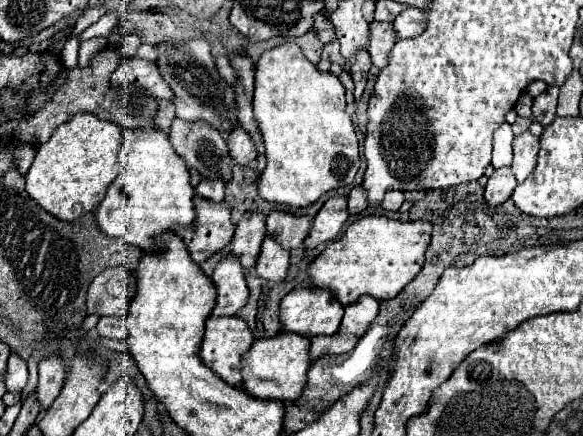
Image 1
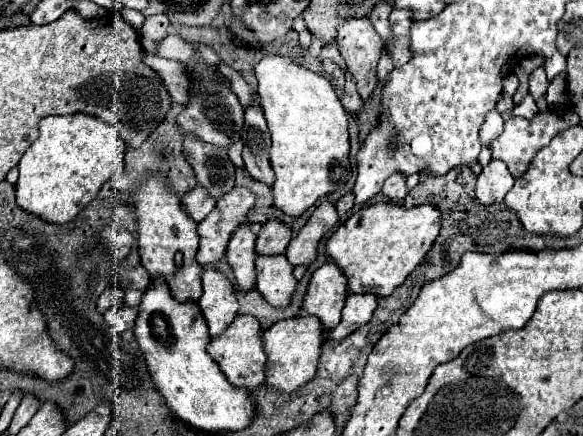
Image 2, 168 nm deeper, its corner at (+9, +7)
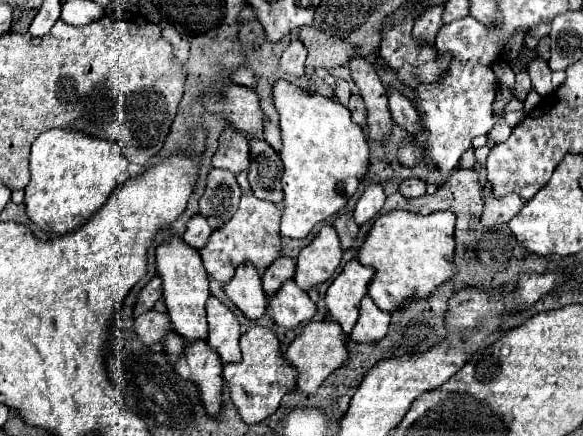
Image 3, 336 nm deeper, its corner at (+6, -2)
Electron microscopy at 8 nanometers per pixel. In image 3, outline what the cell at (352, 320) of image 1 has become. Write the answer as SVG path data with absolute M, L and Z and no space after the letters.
M365 296L359 310L359 320L351 332L351 340L355 342L379 342L383 334L389 332L391 314L377 308L377 304Z

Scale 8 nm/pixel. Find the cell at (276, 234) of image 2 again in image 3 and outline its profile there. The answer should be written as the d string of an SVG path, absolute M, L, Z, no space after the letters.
M289 256L277 258L263 274L263 290L265 290L267 298L275 296L279 292L279 288L283 286L283 282L293 278L293 274L295 274L295 262Z

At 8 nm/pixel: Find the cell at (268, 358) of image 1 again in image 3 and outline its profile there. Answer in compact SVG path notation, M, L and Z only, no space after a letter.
M333 320L309 322L307 328L289 344L285 356L299 370L299 376L297 376L299 388L307 394L313 394L331 372L335 372L337 368L341 368L349 360L347 336L343 334L341 326Z

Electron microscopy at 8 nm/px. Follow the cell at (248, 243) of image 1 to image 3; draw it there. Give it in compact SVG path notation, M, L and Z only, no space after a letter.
M239 266L235 278L223 290L247 320L259 320L265 314L267 296L261 288L261 276L249 266Z

